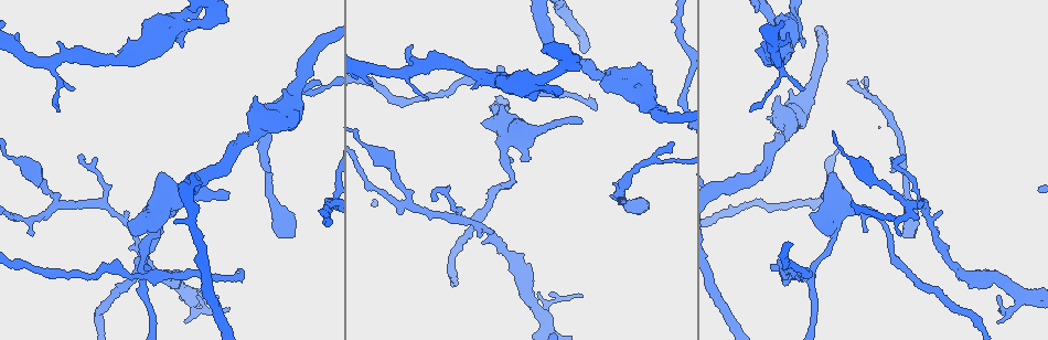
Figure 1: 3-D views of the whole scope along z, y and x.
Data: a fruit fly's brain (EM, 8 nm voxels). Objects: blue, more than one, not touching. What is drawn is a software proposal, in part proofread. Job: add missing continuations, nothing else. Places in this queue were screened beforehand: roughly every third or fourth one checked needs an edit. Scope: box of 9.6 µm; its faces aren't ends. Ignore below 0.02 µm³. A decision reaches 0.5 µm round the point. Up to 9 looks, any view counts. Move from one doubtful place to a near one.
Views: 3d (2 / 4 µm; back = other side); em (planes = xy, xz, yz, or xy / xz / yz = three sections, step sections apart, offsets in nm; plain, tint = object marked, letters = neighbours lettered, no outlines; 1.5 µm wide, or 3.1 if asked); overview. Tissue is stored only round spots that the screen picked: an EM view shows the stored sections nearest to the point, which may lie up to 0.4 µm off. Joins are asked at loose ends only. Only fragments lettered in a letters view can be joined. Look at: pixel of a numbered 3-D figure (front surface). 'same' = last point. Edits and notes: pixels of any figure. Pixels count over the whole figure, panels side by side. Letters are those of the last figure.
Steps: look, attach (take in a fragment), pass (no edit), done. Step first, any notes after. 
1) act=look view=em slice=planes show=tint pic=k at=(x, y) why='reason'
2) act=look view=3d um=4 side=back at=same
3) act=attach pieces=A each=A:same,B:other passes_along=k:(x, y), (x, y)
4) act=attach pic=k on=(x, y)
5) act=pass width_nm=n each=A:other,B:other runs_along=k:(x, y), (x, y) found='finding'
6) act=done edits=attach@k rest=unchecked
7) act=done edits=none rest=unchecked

act=look view=em slice=planes show=letters pic=1 at=(81, 160) why='tapers out'

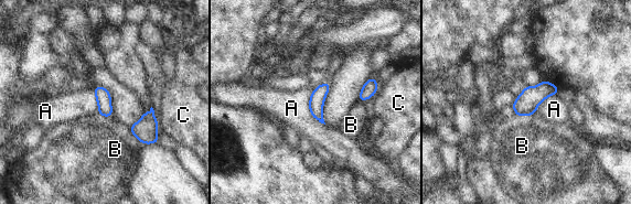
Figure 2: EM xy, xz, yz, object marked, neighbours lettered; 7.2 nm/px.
act=pass width_nm=110 each=A:other,B:other,C:other border=2:(328, 81), (309, 99), (324, 125) found='no lettered fragment goes on from it'

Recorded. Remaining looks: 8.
act=look view=em slice=planes show=plain pic=1 at=(32, 236) why='an open end'

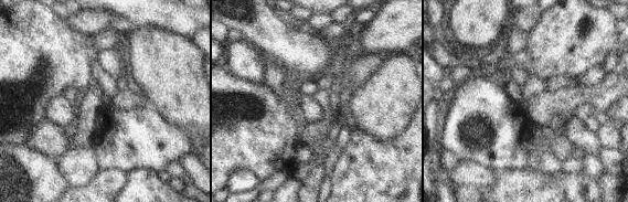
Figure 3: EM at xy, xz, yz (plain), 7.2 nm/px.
act=look view=em slice=planes show=letters at=same

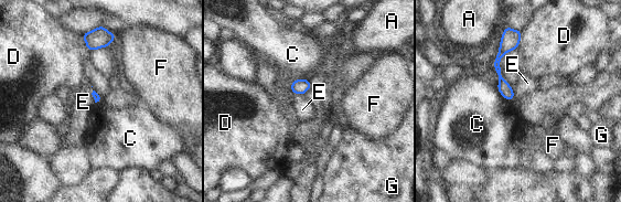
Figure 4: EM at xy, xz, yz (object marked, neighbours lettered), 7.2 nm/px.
act=pass each=A:other,C:other,D:other,E:other,F:other,G:other found='no lettered fragment goes on from it'

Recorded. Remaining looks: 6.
act=look view=3d um=4 pic=1 at=(830, 174) why='branch stops here'

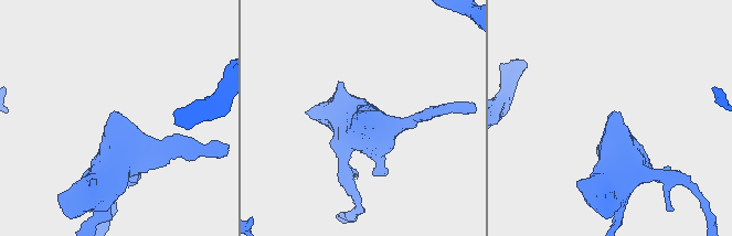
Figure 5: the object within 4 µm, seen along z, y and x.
act=look view=em slice=planes show=tint pic=5 at=(615, 112) why='need the tissue'

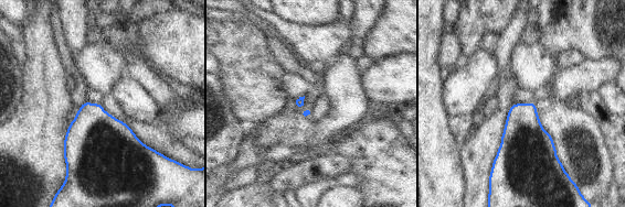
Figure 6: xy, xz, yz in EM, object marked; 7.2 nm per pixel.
act=look view=em slice=planes show=letters at=same why='see the neighbours'

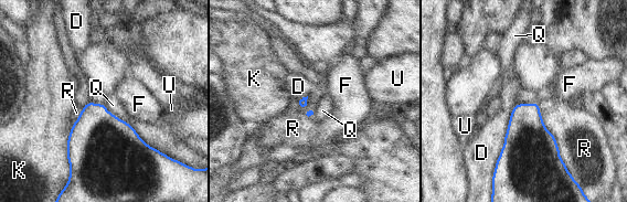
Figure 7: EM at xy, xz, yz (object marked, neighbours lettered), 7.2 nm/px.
act=pass each=D:other,F:other,K:other,Q:other,R:other,U:other border=7:(517, 104), (492, 173) found='none of them fits'

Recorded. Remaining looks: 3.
act=look view=em slice=xz step=4 show=tint pic=1 at=(789, 32) why='branch stops here'

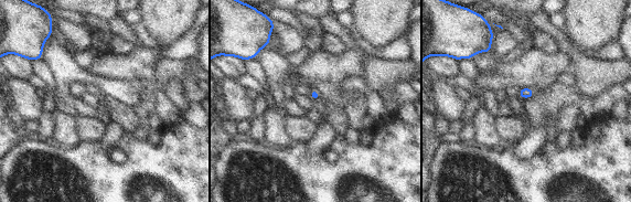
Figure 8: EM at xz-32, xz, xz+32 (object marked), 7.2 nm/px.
act=look view=em slice=planes show=letters at=same why='another direction'

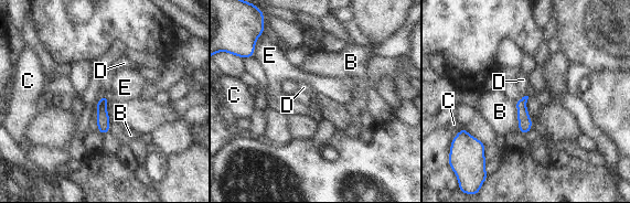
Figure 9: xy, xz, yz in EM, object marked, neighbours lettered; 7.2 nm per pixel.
act=pass each=B:other,C:other,D:other,E:other found='no lettered fragment goes on from it'

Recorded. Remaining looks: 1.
act=done edits=none rest=unchecked

